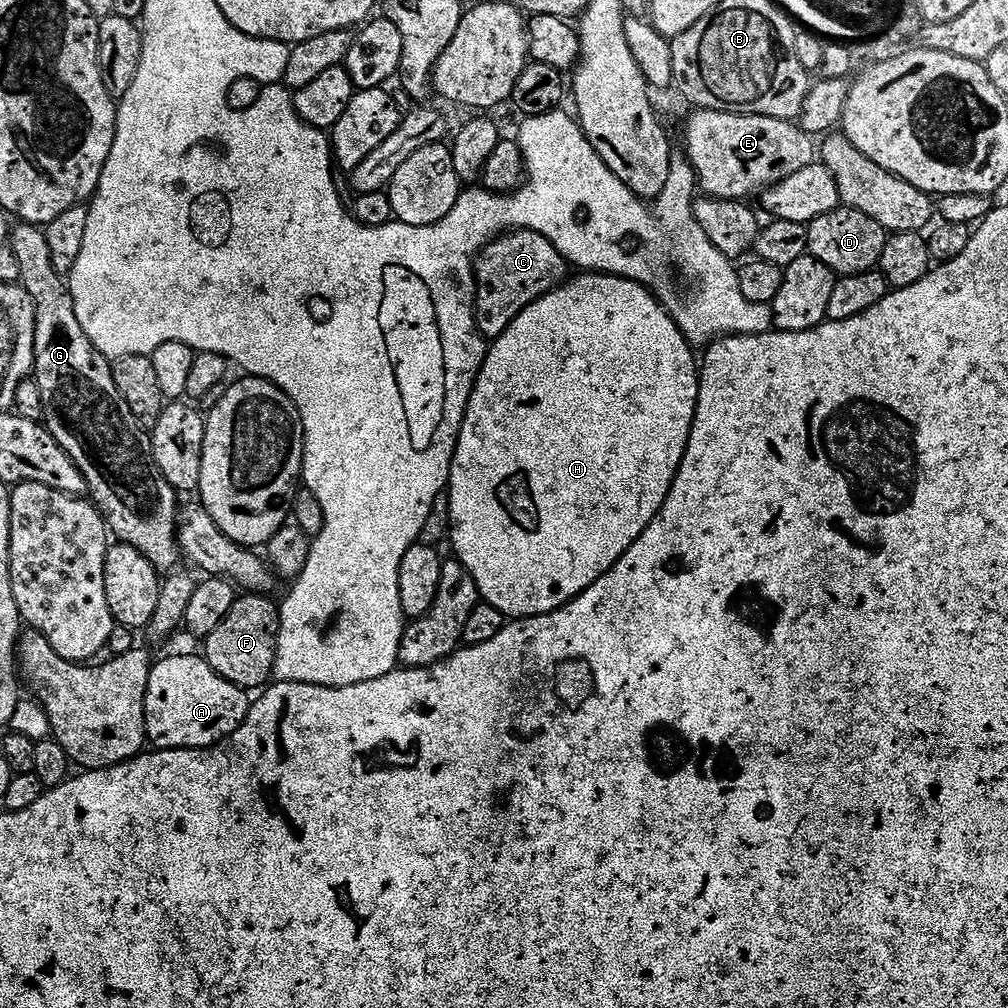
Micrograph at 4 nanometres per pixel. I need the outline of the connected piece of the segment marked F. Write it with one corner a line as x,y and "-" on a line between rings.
268,594
237,595
227,620
203,641
202,655
222,678
253,690
259,684
267,685
274,659
274,625
278,620
278,604

